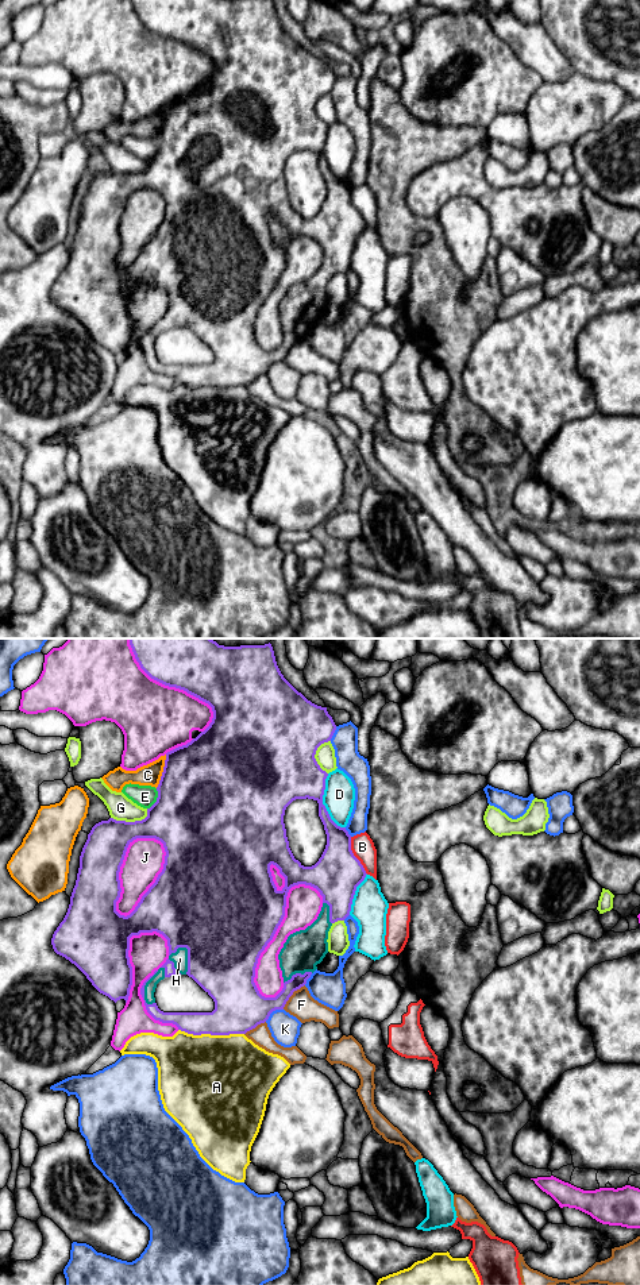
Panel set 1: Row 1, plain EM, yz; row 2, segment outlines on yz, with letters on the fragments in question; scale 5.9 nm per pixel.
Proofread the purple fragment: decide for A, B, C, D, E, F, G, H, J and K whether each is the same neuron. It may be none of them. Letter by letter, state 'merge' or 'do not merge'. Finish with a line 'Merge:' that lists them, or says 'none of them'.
A: do not merge
B: do not merge
C: do not merge
D: do not merge
E: do not merge
F: do not merge
G: do not merge
H: merge
J: do not merge
K: do not merge
Merge: H

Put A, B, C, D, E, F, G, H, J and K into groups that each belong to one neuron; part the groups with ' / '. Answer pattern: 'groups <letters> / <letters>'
groups A / B / C / D / E / F / G / H / J / K

